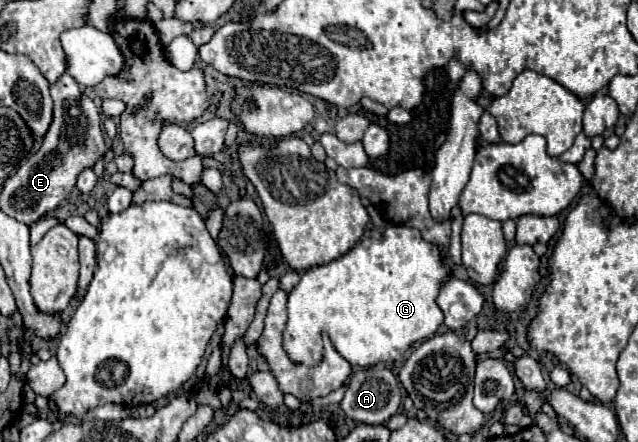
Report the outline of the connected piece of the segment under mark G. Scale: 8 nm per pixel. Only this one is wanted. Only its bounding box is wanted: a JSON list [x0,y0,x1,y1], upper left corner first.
[284,226,452,368]

